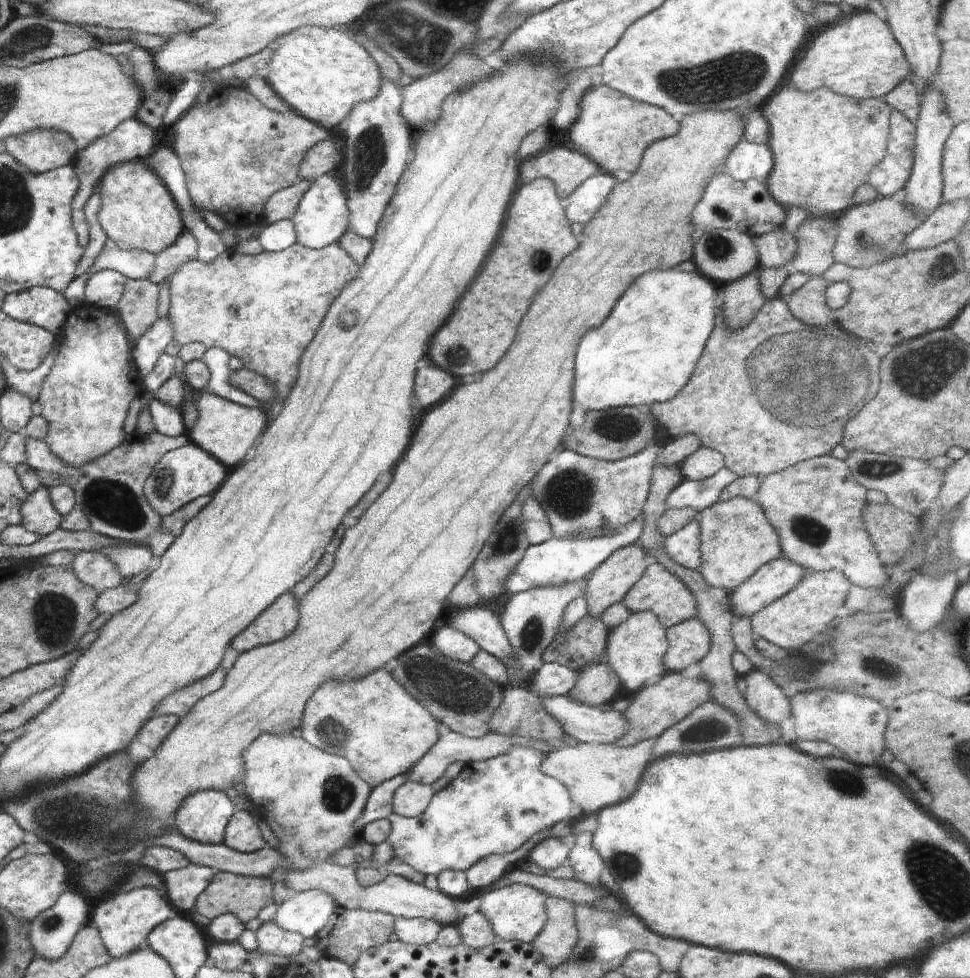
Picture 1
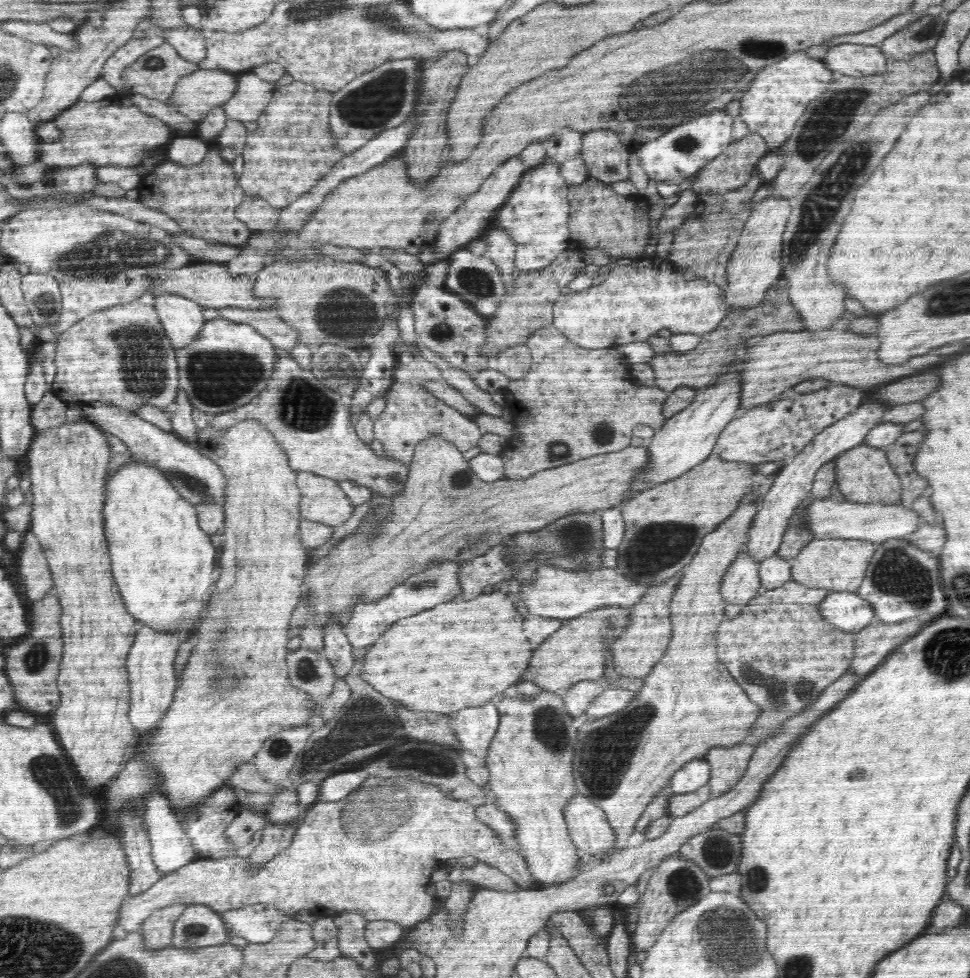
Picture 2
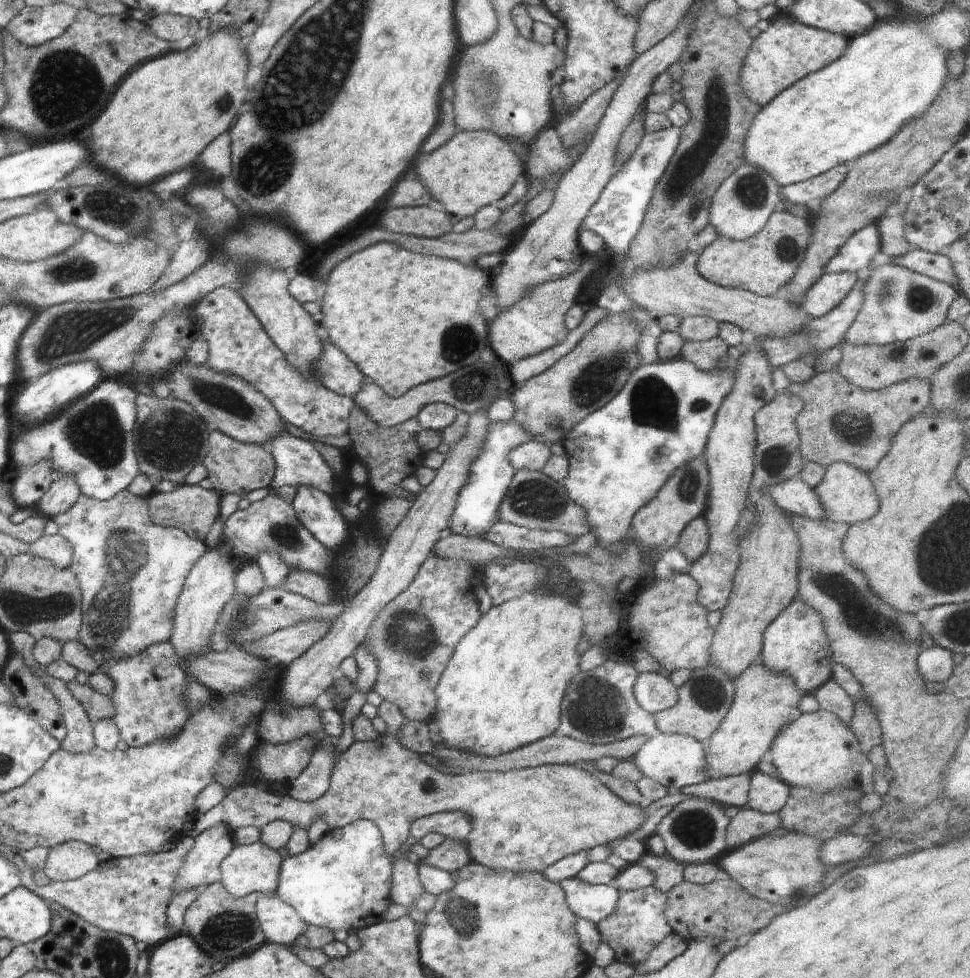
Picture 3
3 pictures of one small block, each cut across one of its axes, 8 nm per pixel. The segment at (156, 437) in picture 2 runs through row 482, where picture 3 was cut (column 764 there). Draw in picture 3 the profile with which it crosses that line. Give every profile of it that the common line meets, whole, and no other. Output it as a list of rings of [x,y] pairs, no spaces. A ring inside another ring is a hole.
[[[742,163],[714,193],[709,208],[709,223],[719,236],[735,241],[743,241],[758,234],[770,215],[781,206],[781,186],[761,168]]]

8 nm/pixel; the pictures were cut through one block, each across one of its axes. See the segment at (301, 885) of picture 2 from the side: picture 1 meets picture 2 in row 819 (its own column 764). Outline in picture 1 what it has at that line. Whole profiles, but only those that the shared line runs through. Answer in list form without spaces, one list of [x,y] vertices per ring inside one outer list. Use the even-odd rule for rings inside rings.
[[[777,296],[772,301],[767,301],[754,320],[747,323],[746,327],[738,331],[730,331],[721,318],[721,312],[717,315],[716,328],[706,344],[700,360],[698,360],[695,372],[690,376],[688,383],[671,399],[665,402],[652,404],[648,411],[656,420],[668,429],[672,437],[696,434],[700,438],[701,447],[710,448],[720,452],[725,459],[725,468],[736,477],[755,475],[760,482],[770,474],[778,473],[795,466],[800,462],[823,455],[831,455],[831,451],[841,444],[843,431],[846,424],[858,416],[859,412],[867,406],[879,392],[879,364],[880,357],[872,352],[864,342],[858,340],[858,336],[852,336],[850,332],[840,326],[814,326],[806,325],[802,320],[797,320],[787,308],[787,299]]]

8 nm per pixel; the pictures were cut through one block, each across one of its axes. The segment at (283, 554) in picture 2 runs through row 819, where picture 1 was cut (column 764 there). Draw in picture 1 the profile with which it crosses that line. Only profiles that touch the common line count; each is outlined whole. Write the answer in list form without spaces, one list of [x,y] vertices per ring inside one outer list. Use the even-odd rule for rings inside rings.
[[[786,86],[776,92],[760,112],[769,125],[768,146],[773,153],[774,167],[766,181],[768,193],[786,211],[803,207],[812,217],[839,217],[852,206],[857,188],[867,182],[870,171],[886,156],[892,111],[886,102],[852,100],[826,88],[802,94]]]

